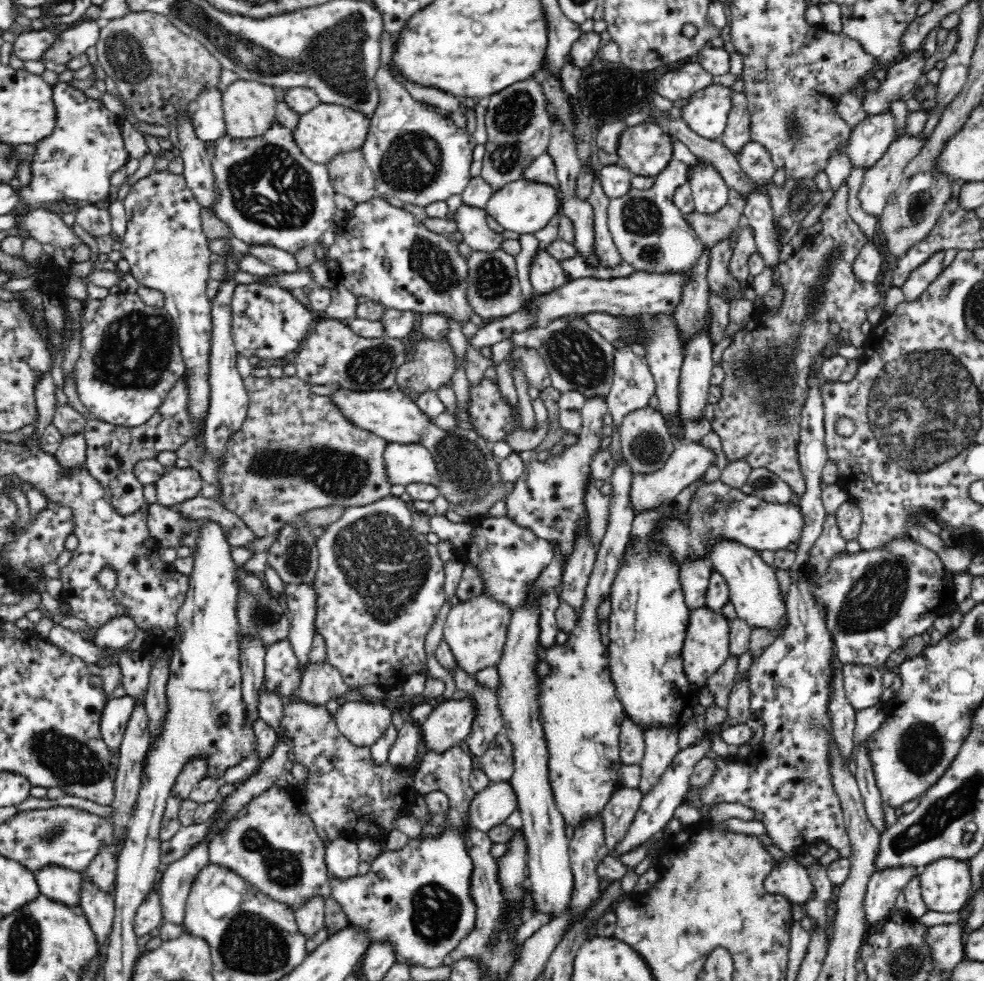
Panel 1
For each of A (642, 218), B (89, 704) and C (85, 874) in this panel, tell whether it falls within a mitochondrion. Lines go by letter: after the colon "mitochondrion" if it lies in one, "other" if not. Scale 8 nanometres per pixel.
A: mitochondrion
B: other
C: other

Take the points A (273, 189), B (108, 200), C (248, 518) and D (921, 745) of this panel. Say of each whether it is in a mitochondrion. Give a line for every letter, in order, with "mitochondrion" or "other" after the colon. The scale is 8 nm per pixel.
A: mitochondrion
B: other
C: other
D: mitochondrion

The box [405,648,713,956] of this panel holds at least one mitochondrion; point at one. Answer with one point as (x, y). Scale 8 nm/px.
(436, 912)

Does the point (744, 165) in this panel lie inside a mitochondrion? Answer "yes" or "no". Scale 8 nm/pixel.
no

